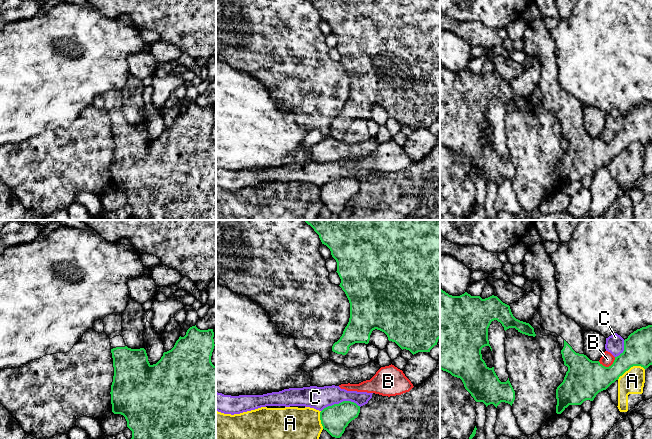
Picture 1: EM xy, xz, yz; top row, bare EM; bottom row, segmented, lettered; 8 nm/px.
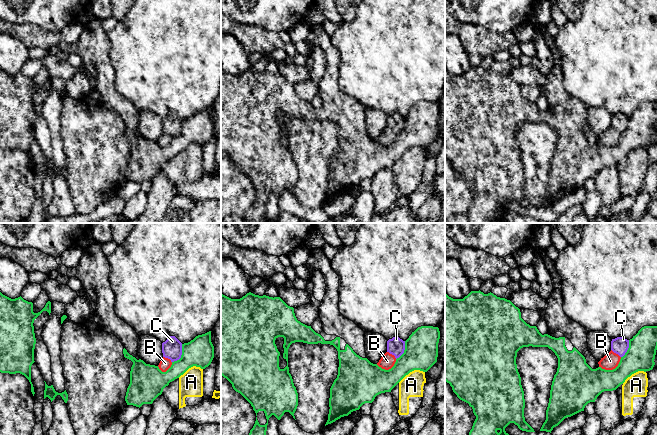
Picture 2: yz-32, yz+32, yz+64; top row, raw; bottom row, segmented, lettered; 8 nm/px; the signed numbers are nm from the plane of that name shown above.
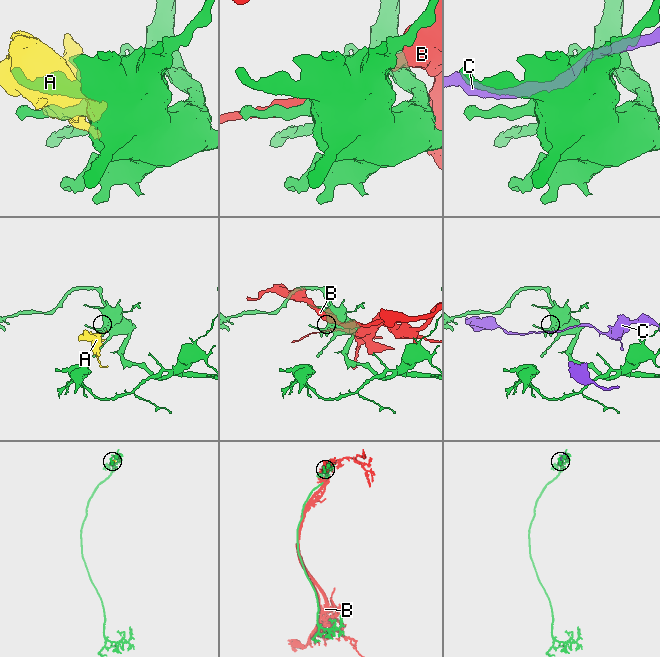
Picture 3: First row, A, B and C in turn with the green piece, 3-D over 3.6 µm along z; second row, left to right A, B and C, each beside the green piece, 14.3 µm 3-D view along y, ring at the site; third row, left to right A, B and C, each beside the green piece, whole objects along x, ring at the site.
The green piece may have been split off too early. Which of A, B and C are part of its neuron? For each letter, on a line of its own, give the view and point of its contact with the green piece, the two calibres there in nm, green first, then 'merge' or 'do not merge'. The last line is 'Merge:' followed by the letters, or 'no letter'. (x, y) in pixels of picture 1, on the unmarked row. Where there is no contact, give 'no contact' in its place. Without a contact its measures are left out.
A: yz (630, 143) | 220/190 nm | do not merge
B: yz (609, 142) | 300/110 nm | do not merge
C: xz (341, 178) | 220/180 nm | do not merge
Merge: no letter

